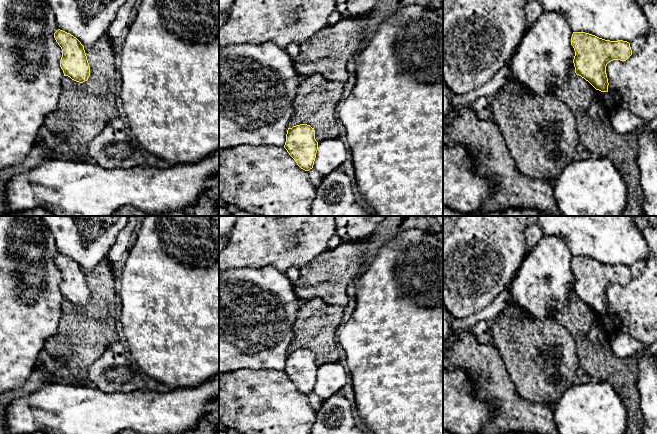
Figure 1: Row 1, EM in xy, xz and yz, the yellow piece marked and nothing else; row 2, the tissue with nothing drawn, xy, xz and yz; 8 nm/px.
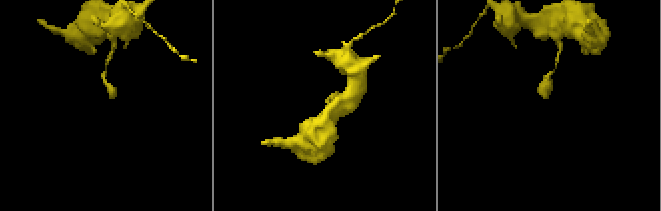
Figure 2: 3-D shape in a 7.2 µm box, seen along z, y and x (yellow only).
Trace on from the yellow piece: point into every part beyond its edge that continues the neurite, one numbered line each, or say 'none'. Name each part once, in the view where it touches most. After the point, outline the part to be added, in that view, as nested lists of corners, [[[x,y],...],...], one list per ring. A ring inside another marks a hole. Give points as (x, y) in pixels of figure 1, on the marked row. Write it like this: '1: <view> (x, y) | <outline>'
none

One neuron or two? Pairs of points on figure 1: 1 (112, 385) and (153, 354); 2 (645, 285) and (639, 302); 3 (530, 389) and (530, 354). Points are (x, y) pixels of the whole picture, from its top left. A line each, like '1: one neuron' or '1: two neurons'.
1: two neurons
2: one neuron
3: one neuron

